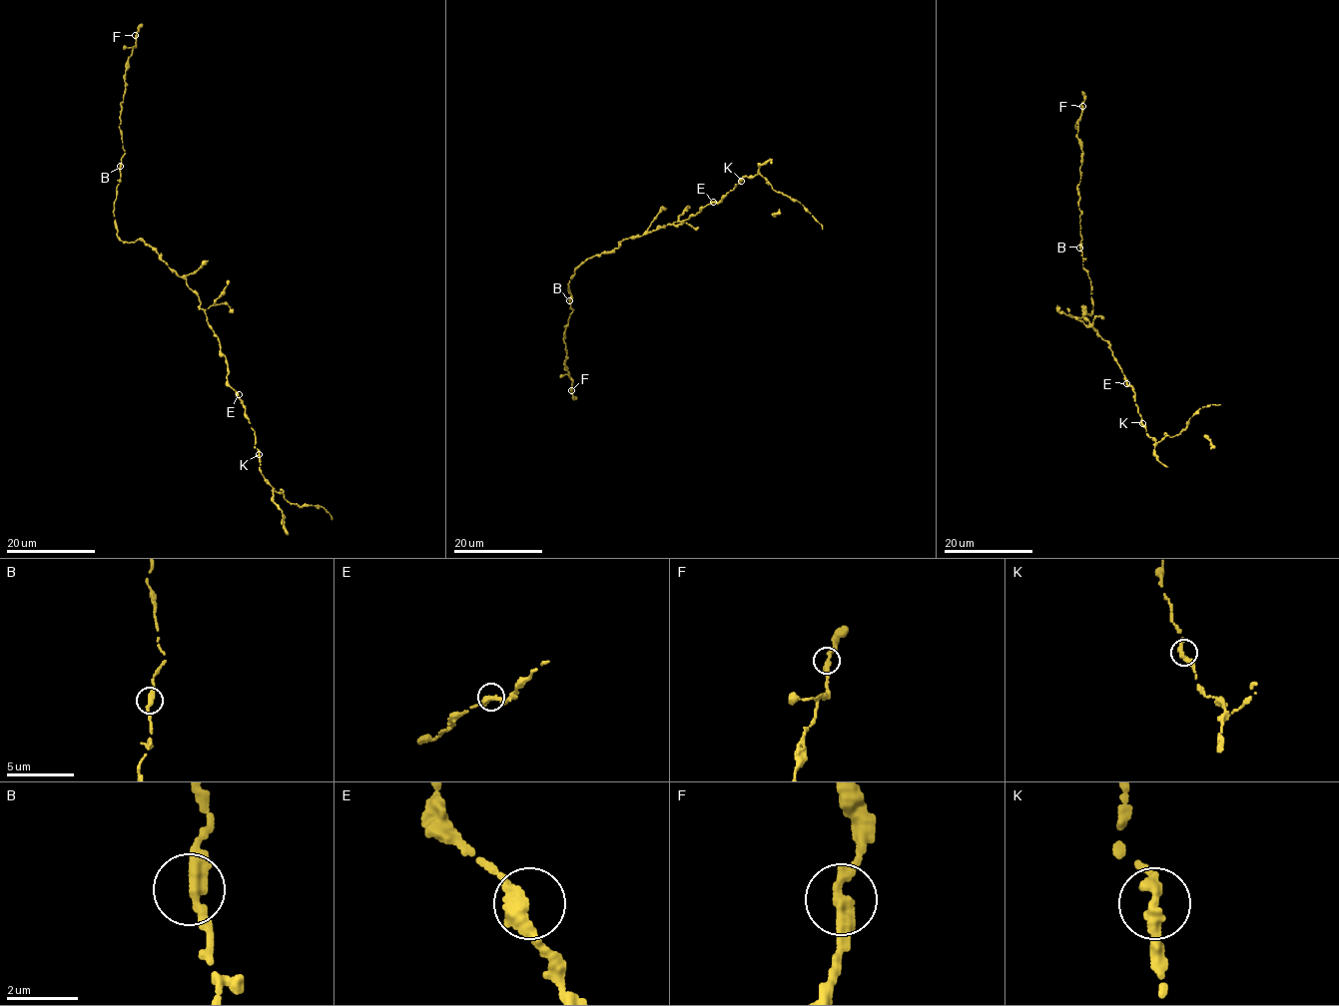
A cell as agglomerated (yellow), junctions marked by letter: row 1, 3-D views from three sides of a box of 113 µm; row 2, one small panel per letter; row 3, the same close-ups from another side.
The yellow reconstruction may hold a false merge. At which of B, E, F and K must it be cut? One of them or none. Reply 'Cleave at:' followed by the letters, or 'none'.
Cleave at: none

